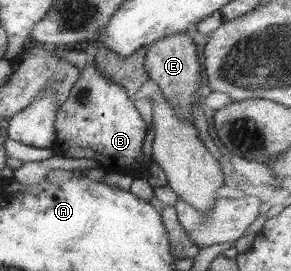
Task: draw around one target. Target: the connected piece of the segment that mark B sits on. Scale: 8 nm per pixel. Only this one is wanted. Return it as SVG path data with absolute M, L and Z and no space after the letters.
M92 61L70 87L69 95L60 103L55 121L55 141L50 146L55 156L90 159L102 167L104 173L123 173L132 178L145 177L145 168L151 159L141 160L141 145L146 135L145 122L129 98L124 87L103 77Z

